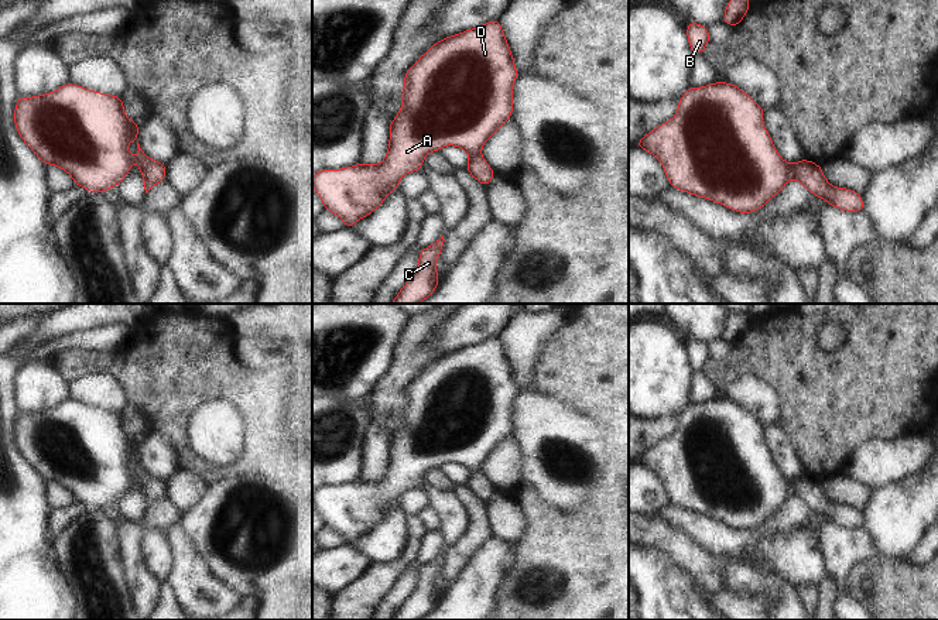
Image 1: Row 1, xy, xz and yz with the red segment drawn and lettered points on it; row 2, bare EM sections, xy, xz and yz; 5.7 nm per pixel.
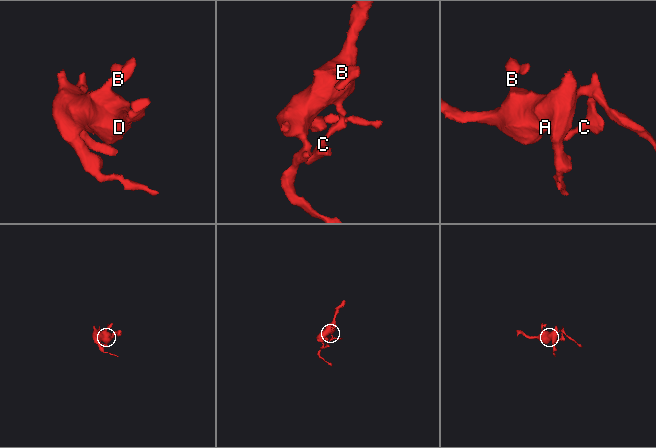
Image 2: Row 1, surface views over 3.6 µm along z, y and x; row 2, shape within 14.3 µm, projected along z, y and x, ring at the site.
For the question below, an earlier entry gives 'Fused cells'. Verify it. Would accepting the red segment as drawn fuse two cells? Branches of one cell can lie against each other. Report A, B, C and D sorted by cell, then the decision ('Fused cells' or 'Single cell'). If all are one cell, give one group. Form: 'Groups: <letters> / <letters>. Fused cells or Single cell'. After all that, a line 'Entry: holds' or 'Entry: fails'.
Groups: A B C D. Single cell
Entry: fails

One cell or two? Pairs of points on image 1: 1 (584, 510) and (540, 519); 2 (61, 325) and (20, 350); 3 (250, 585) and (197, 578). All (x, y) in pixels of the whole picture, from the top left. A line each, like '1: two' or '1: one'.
1: one
2: one
3: two

